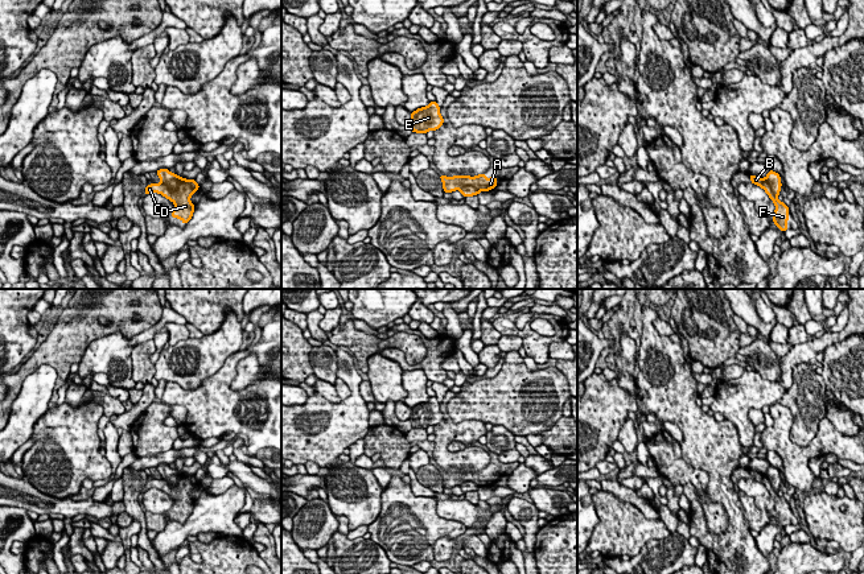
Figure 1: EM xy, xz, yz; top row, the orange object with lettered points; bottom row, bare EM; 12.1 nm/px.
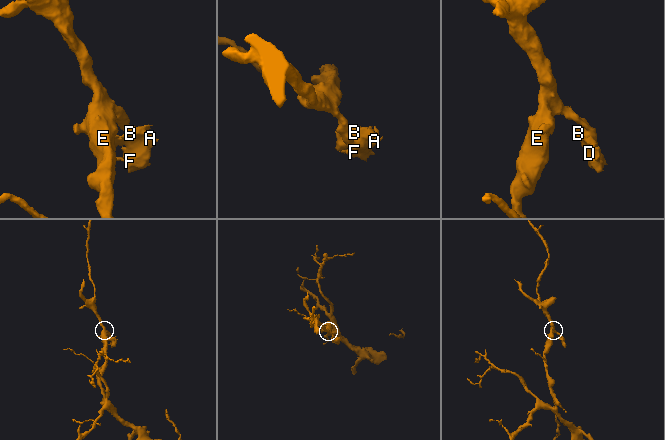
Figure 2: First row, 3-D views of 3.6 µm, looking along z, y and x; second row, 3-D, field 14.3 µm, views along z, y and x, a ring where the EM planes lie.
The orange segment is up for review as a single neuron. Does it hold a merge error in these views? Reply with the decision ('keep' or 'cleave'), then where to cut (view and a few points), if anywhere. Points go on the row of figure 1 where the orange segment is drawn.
cleave; cut xy (182, 178), (173, 190), (161, 181)

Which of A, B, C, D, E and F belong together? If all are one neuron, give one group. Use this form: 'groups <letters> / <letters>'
groups A B C D F / E

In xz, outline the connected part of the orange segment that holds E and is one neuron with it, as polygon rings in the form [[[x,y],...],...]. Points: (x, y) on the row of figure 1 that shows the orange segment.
[[[429,102],[427,107],[417,108],[411,113],[411,131],[416,133],[427,133],[428,131],[439,129],[444,123],[440,115],[437,102]]]

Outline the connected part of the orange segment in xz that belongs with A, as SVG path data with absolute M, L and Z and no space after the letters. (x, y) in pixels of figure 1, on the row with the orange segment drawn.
M493 169L493 174L490 178L485 177L486 173L482 173L476 177L469 175L454 175L454 177L445 177L440 174L440 179L443 181L444 193L452 193L454 190L461 190L464 186L474 186L480 191L489 191L495 189L498 185L495 178L495 169Z

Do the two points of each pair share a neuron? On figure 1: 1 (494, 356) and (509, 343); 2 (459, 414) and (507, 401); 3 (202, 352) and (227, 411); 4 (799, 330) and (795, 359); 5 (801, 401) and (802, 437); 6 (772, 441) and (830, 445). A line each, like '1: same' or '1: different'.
1: same
2: same
3: different
4: different
5: same
6: same

